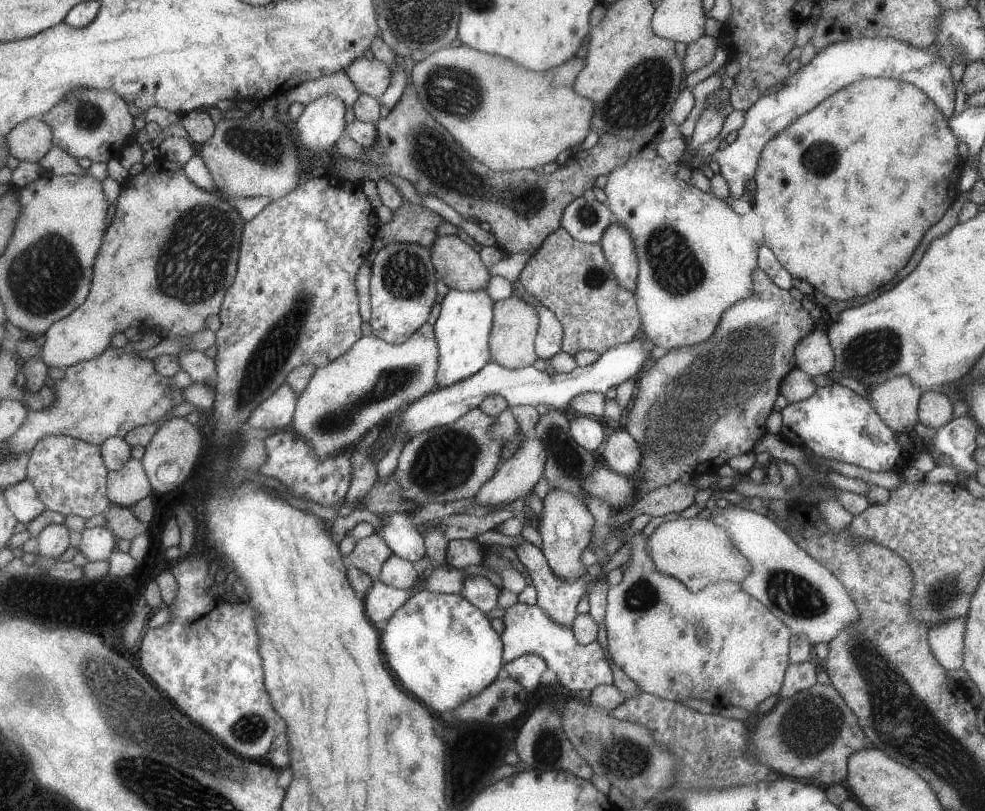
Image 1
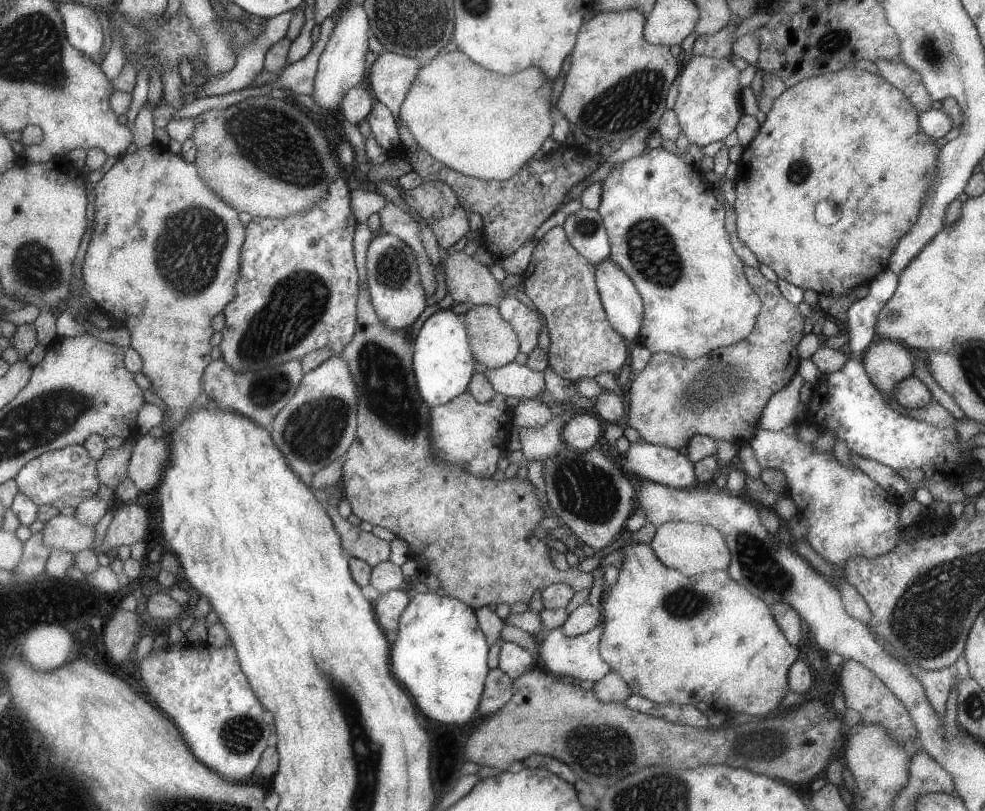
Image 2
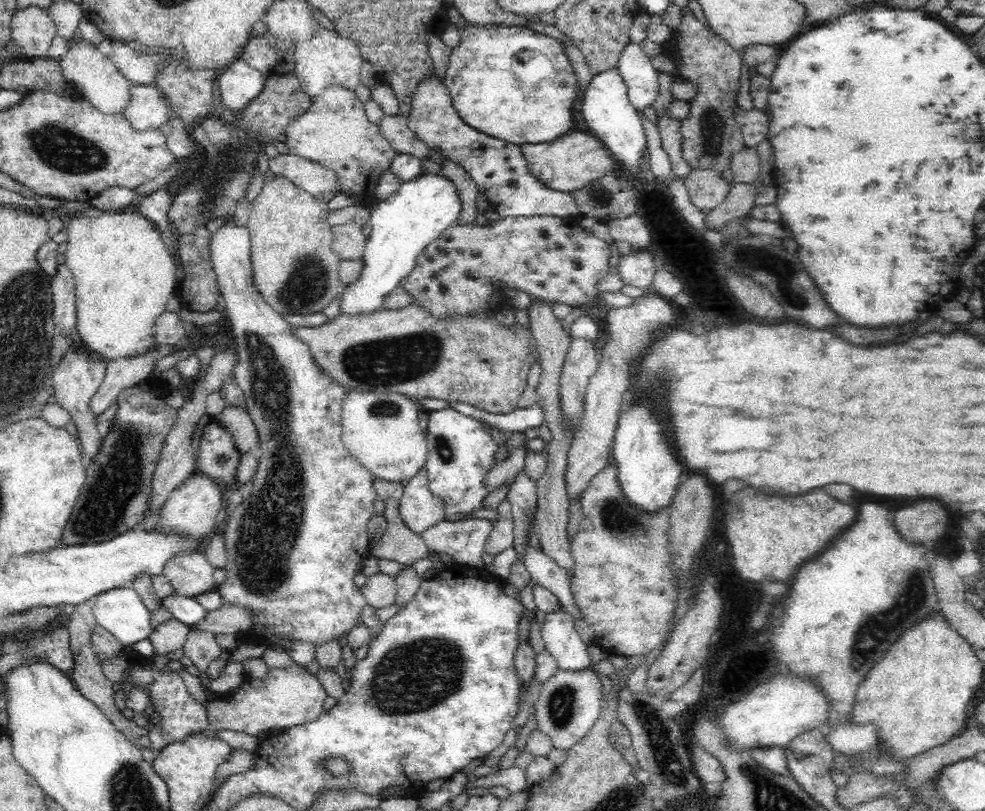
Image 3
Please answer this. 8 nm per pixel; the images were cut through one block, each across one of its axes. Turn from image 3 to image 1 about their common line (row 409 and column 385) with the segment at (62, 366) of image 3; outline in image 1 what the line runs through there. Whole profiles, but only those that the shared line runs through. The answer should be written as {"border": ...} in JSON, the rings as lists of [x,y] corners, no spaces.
{"border":[[[363,56],[344,72],[359,94],[379,98],[390,82],[391,70],[373,56]]]}

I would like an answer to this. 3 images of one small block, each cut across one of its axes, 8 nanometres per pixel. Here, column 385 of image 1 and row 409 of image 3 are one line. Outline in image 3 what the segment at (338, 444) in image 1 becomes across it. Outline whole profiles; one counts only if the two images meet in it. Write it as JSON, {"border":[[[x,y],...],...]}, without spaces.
{"border":[[[350,391],[342,402],[342,441],[348,453],[375,478],[412,480],[427,462],[427,441],[418,423],[420,405],[404,394]]]}

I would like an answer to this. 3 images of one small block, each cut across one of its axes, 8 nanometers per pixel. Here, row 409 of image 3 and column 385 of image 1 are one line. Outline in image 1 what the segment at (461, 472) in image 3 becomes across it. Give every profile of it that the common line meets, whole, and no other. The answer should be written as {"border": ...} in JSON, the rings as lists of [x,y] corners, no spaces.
{"border":[[[637,336],[633,340],[627,340],[623,344],[617,344],[616,347],[608,348],[607,351],[600,354],[596,362],[584,367],[575,367],[567,374],[541,372],[535,369],[533,365],[525,368],[508,369],[490,360],[475,374],[449,384],[448,387],[429,392],[423,399],[416,400],[408,407],[403,407],[394,435],[381,444],[373,442],[366,449],[367,457],[374,465],[377,460],[381,460],[381,456],[385,456],[385,452],[391,448],[391,444],[395,440],[408,441],[413,436],[420,435],[421,432],[431,430],[431,428],[451,424],[464,412],[469,412],[472,408],[477,407],[485,396],[493,394],[502,396],[507,402],[507,407],[523,405],[535,407],[537,404],[541,404],[541,406],[558,410],[567,407],[569,400],[576,394],[604,393],[611,386],[616,387],[621,382],[637,375],[648,359],[651,358],[649,354],[653,348],[655,348],[655,344],[647,339],[647,336]]]}

